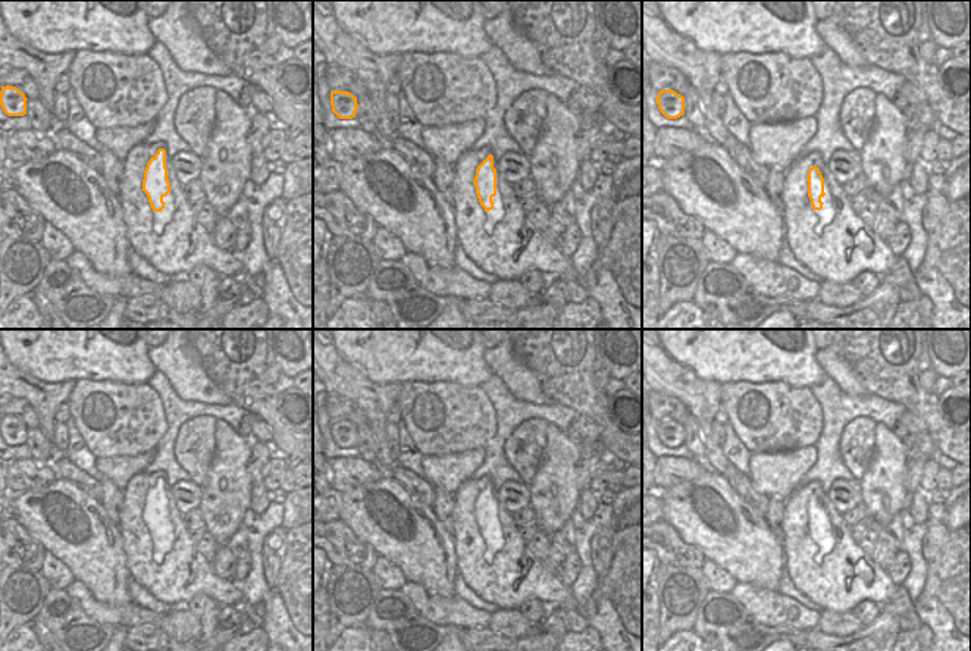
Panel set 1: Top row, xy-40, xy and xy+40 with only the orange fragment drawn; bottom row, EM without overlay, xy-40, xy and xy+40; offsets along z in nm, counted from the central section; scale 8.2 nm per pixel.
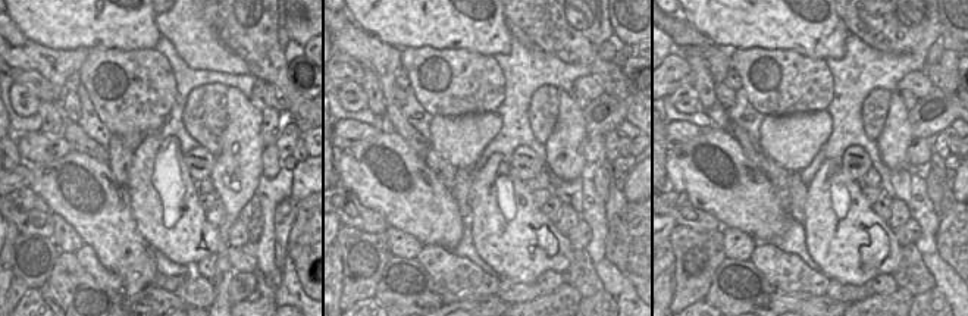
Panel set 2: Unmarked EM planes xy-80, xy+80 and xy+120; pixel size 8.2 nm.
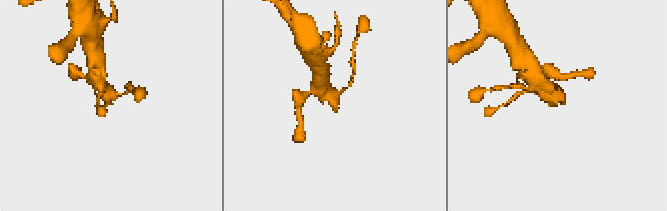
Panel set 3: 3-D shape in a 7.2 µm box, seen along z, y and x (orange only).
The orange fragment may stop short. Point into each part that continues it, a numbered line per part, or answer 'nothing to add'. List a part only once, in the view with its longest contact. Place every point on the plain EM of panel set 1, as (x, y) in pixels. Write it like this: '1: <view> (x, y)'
1: xy-40 (172, 570)

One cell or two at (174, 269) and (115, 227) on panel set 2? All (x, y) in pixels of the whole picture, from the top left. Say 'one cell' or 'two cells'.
two cells

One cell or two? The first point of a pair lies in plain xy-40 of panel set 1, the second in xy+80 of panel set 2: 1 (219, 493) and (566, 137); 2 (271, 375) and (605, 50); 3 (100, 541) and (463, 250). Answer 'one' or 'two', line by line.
1: one
2: one
3: two

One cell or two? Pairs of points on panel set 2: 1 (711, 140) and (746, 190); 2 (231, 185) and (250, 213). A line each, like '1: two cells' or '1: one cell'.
1: one cell
2: two cells

